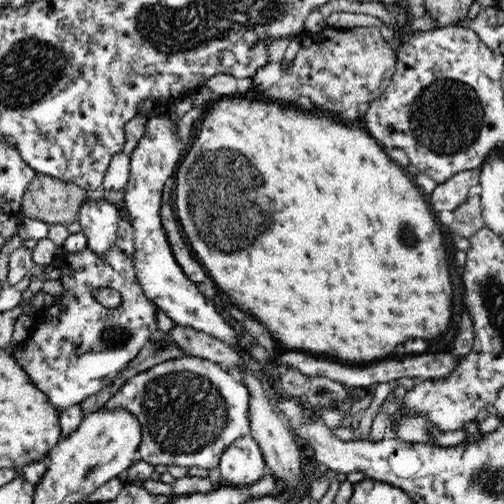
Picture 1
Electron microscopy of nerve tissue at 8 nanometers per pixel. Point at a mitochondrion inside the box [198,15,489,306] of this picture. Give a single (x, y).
(444, 127)

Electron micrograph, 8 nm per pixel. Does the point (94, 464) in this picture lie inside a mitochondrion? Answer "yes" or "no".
yes

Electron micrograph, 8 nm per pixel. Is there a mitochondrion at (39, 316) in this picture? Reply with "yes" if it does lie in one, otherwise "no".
no

